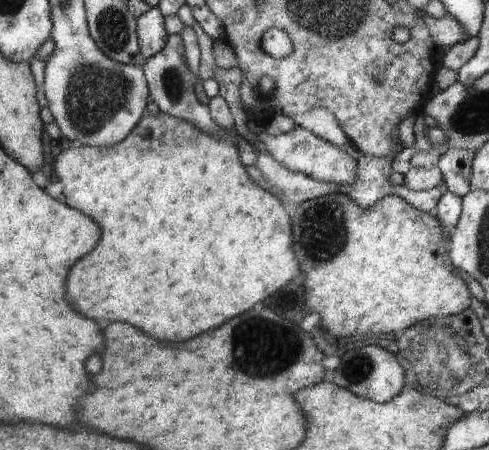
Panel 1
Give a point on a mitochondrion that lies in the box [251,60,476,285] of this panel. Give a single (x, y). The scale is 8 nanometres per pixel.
(322, 228)

